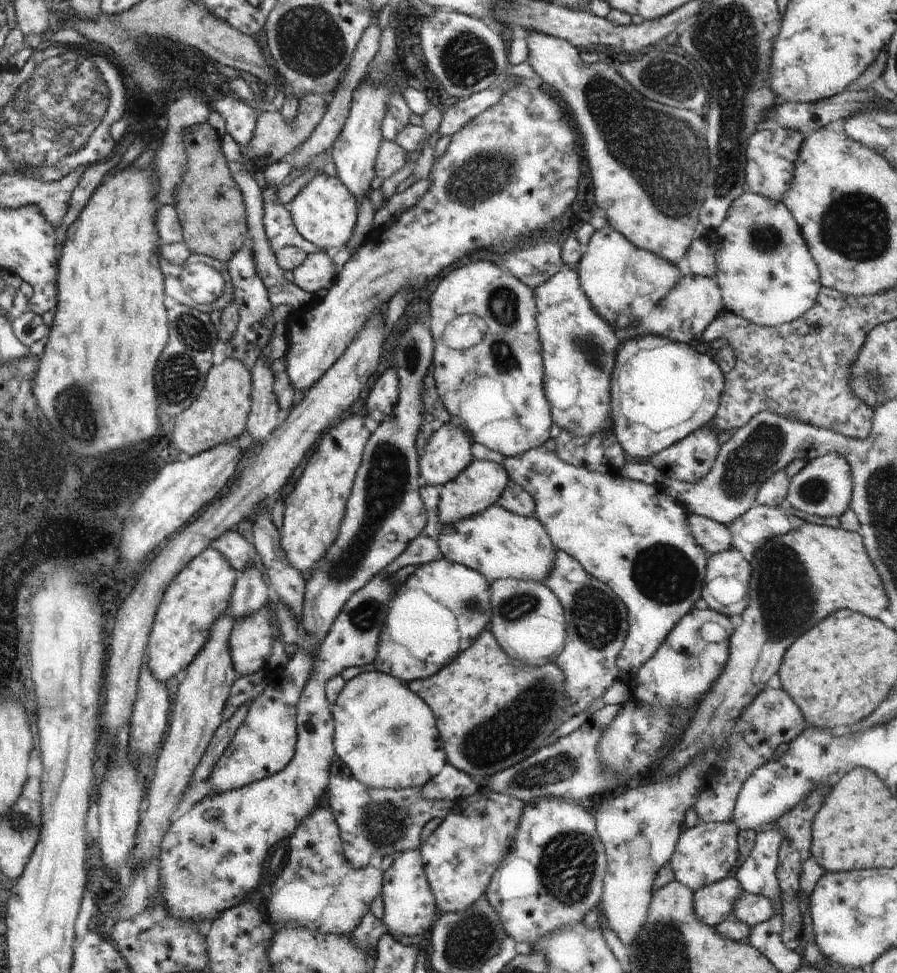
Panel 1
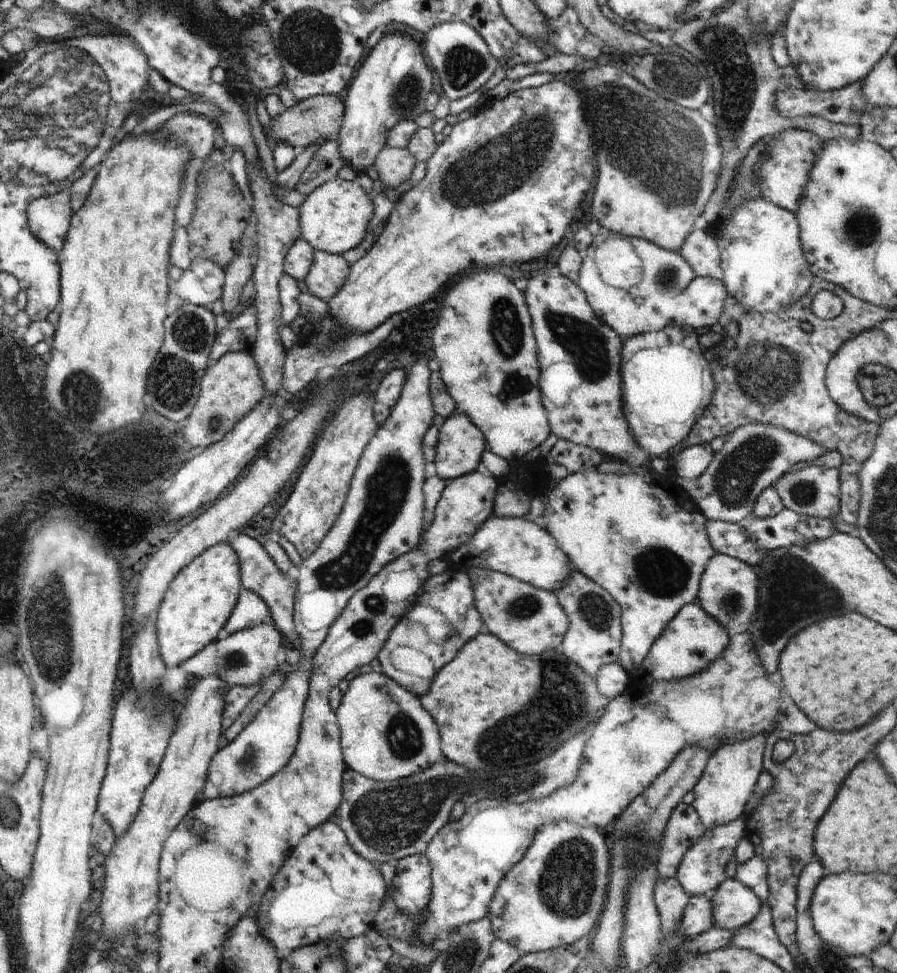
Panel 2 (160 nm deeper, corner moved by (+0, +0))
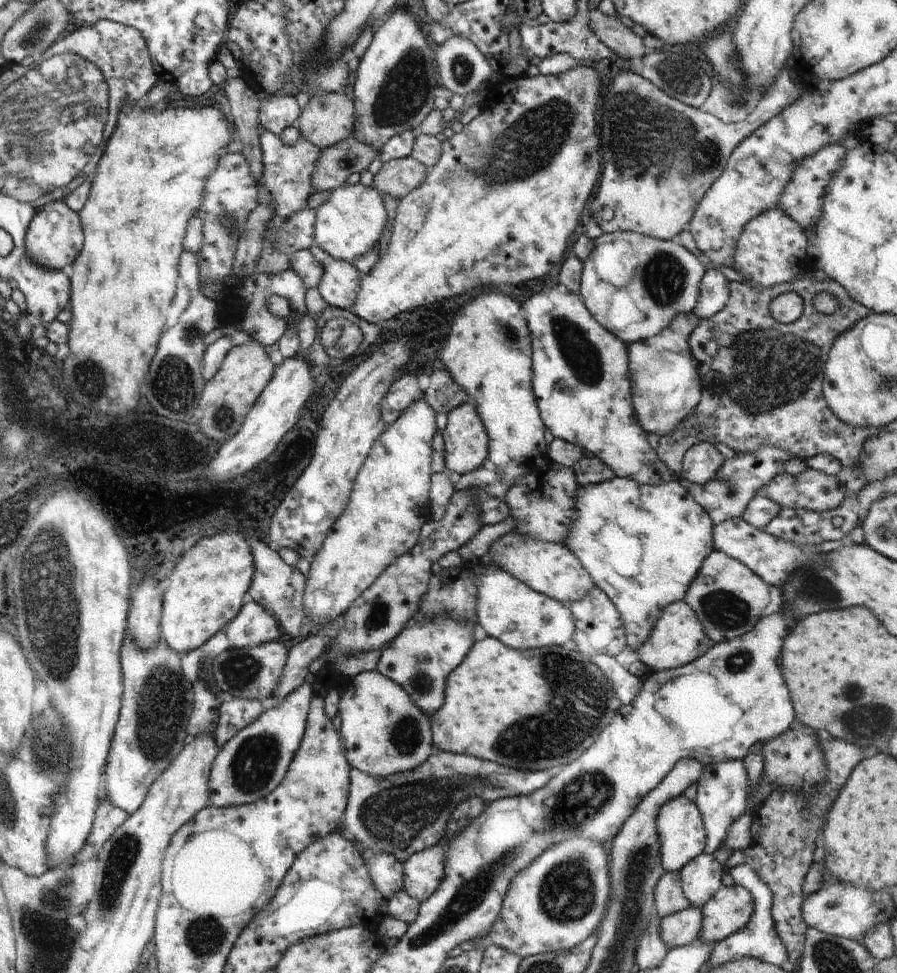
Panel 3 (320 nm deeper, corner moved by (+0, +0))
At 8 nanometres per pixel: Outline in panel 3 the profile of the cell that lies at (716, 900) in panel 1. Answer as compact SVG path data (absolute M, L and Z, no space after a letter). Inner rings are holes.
M692 905L659 920L660 936L670 949L690 944L700 934L701 928L702 911Z

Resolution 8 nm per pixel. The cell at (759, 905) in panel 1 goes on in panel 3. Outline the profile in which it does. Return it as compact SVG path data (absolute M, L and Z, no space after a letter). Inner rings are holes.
M738 884L723 886L701 908L702 928L698 940L714 944L742 930L748 924L754 907L748 889Z

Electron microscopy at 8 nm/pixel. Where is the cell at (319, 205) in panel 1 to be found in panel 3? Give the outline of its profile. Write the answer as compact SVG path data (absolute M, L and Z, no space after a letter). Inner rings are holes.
M361 183L334 190L329 201L316 209L315 244L332 258L352 264L355 258L378 249L388 218L381 195L376 188Z

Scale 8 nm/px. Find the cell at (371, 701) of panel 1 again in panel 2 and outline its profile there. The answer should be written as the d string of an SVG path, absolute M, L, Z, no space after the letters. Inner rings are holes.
M368 669L351 680L335 715L341 732L340 742L345 763L348 768L373 781L401 779L446 759L441 749L438 725L430 713L426 712L420 699L382 672L376 673Z

